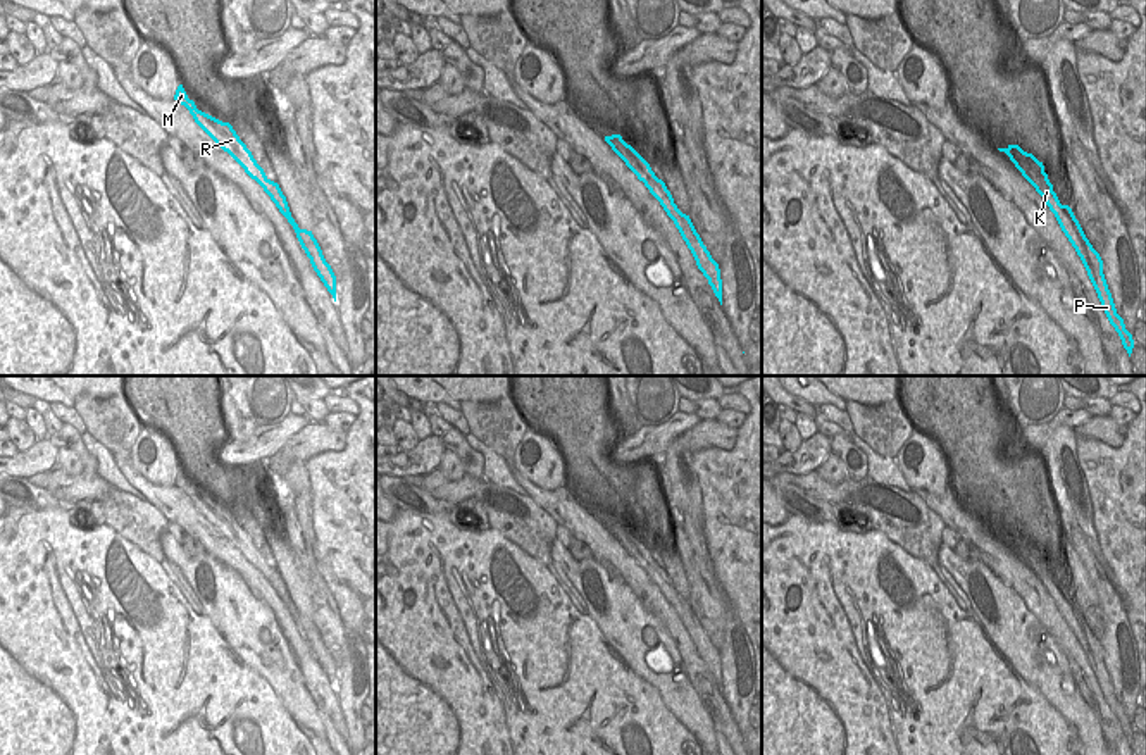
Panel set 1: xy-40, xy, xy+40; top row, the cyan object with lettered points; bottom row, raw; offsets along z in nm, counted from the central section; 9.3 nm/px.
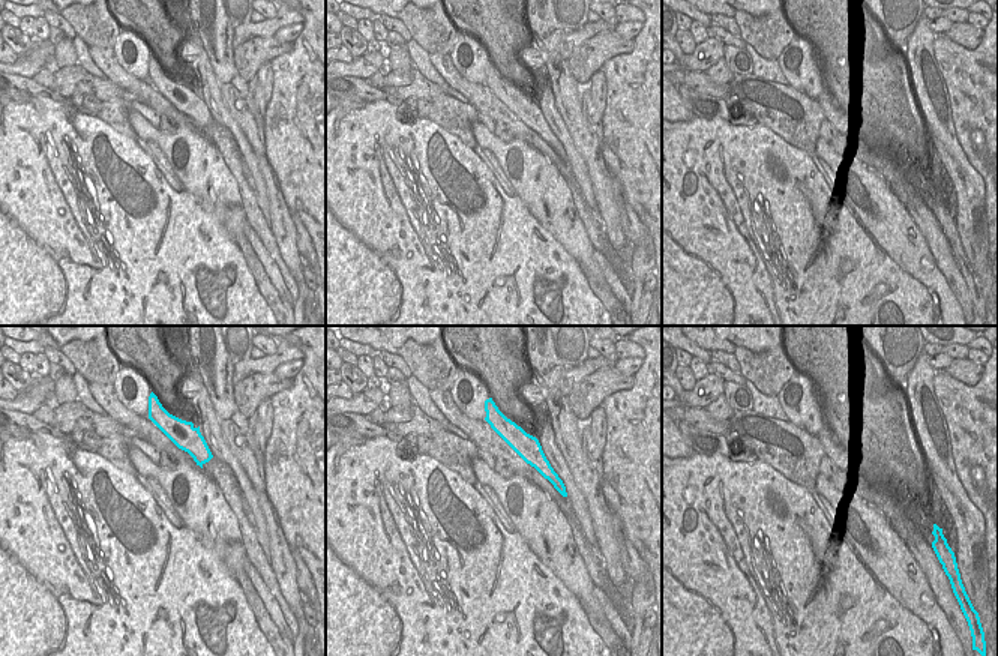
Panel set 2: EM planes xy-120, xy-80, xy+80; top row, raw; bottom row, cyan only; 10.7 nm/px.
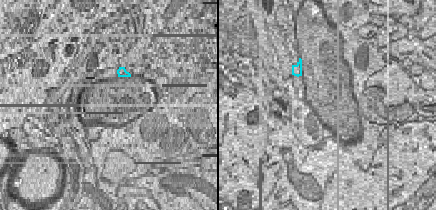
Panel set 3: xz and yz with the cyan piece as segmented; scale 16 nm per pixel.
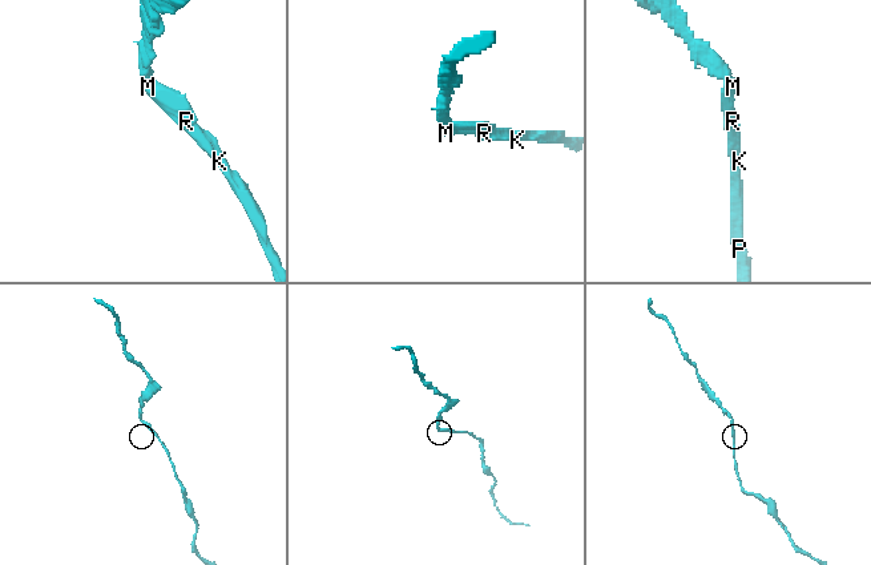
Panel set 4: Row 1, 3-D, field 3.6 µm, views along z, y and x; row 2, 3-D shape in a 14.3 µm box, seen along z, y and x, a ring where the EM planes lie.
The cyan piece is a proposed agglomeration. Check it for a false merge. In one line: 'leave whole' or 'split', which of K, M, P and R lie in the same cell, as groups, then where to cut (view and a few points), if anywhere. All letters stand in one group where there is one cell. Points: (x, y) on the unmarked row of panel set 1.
leave whole | K M P R | no cut

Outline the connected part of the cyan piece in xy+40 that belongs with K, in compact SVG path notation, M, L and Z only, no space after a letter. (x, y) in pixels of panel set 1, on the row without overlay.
M1008 531L1006 534L998 536L1005 538L1010 543L1015 553L1036 574L1036 577L1043 583L1049 596L1055 600L1062 617L1081 643L1110 710L1118 719L1122 731L1130 743L1134 726L1132 721L1125 715L1124 705L1117 700L1112 679L1103 660L1103 646L1086 624L1072 595L1068 591L1060 590L1056 579L1053 577L1053 571L1049 569L1048 560L1044 558L1043 548L1039 548L1032 540L1024 538L1018 531Z

